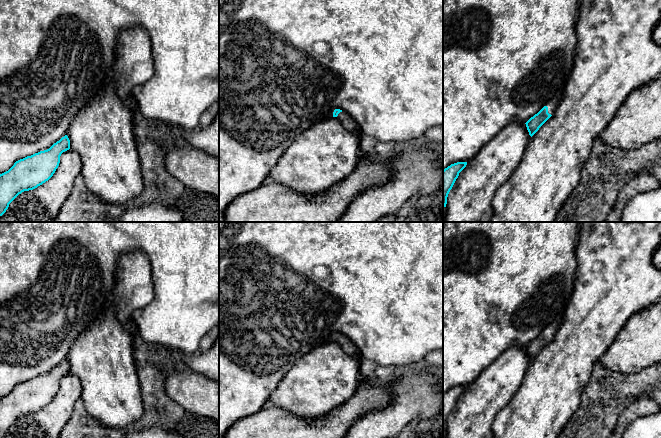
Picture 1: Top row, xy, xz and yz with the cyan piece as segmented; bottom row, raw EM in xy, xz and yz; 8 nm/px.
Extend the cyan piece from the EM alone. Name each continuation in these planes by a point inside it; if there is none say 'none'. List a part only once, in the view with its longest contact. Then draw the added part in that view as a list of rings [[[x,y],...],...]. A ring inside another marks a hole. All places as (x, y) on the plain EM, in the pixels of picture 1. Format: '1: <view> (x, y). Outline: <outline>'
1: xz (349, 347). Outline: [[[345,335],[340,336],[335,342],[337,342],[347,354],[351,355],[355,359],[361,356],[359,349],[355,343]]]
2: yz (552, 328). Outline: [[[552,323],[548,325],[544,330],[548,331],[548,337],[553,340],[556,335],[557,329],[558,329],[558,323]]]

